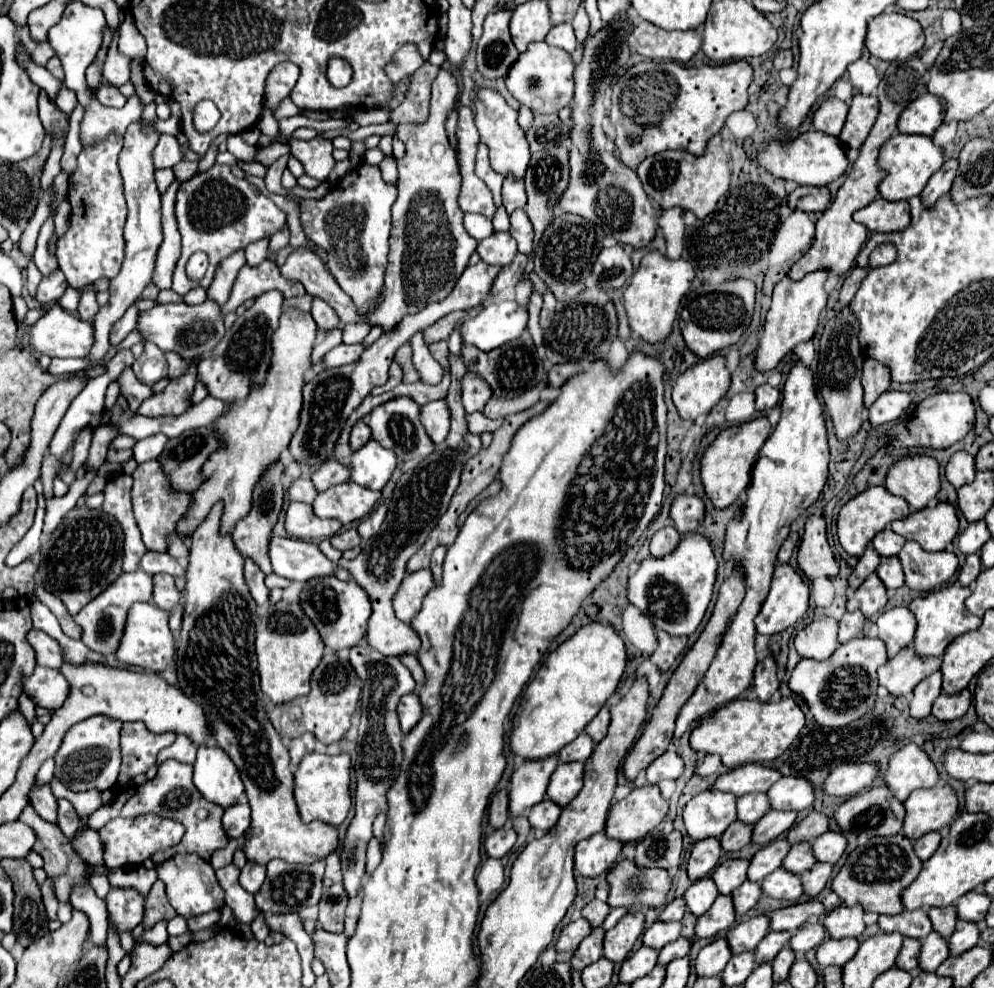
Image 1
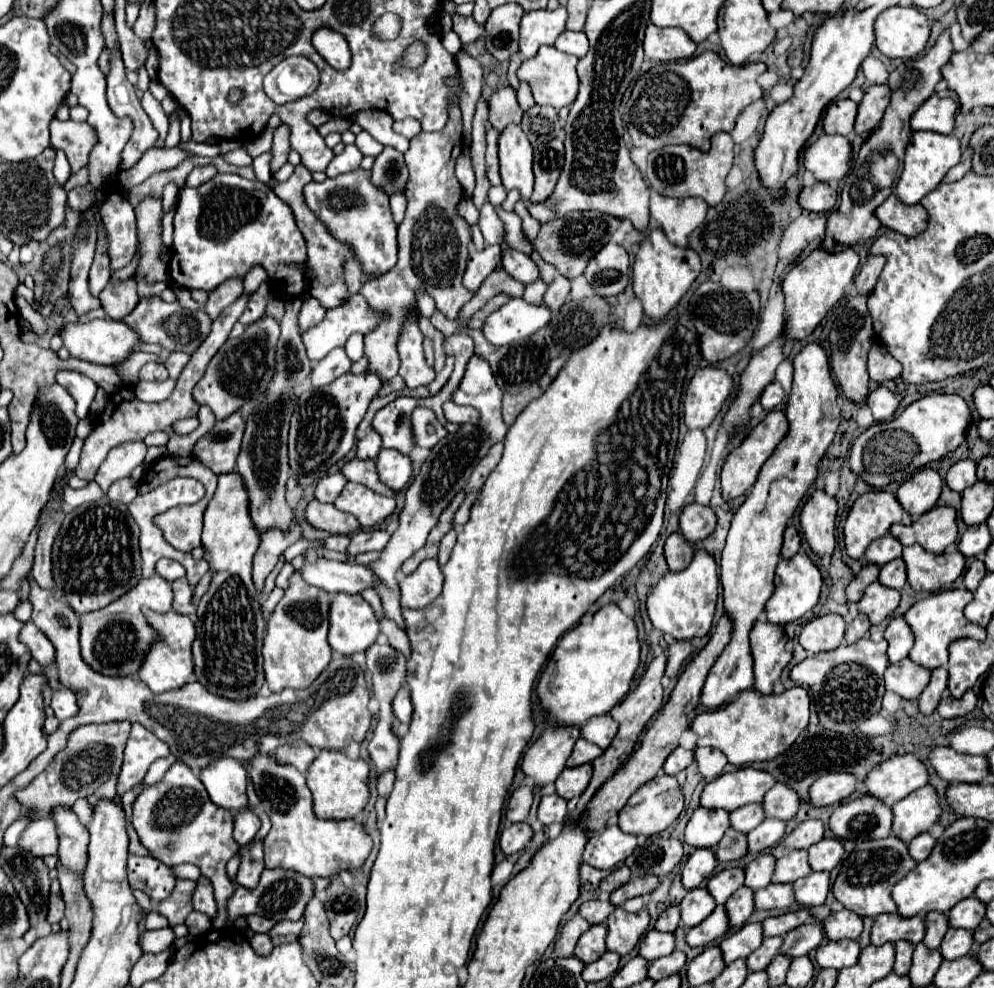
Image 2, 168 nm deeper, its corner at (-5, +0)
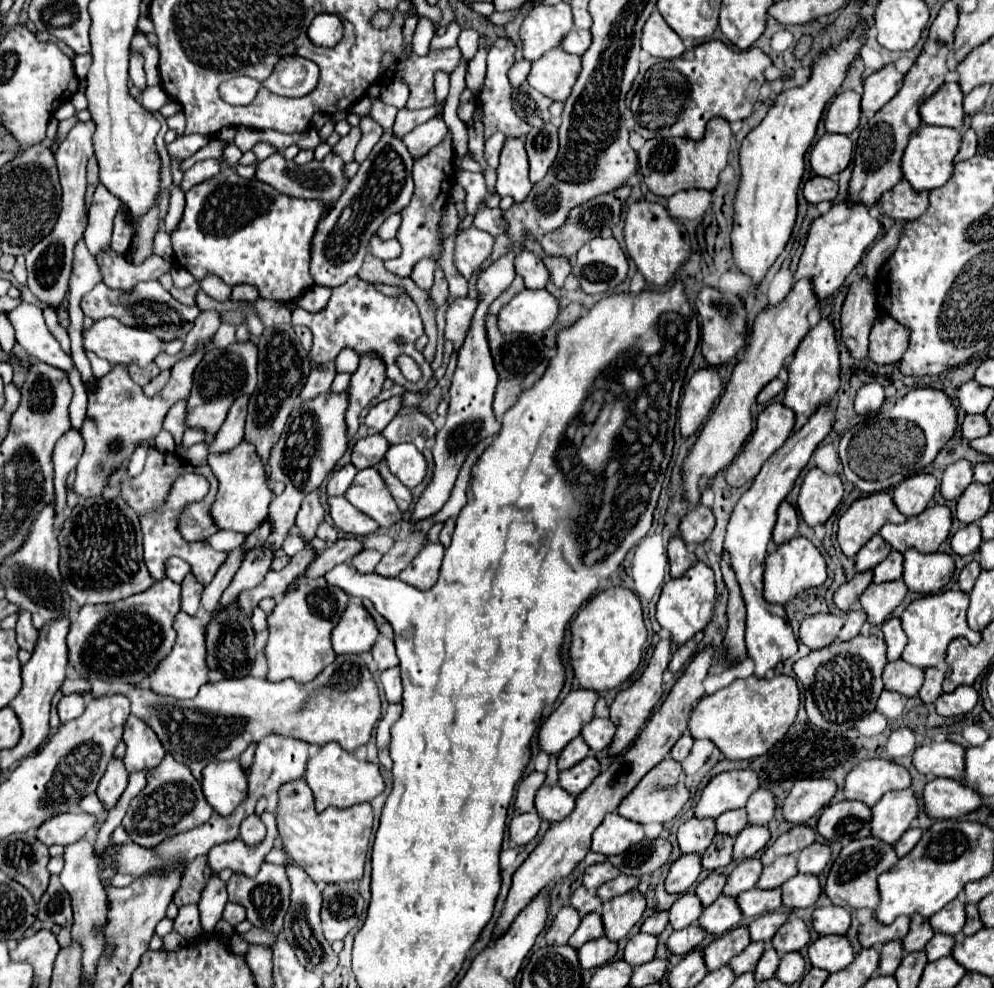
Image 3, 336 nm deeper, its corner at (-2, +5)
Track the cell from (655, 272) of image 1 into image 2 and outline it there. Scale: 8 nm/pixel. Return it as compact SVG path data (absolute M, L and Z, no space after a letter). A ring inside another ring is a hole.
M652 229L650 235L642 241L634 267L632 267L632 285L634 295L640 299L644 307L644 315L652 323L660 323L668 317L668 313L678 305L684 293L690 289L694 279L700 275L700 257L692 249L682 249L672 245L660 229Z

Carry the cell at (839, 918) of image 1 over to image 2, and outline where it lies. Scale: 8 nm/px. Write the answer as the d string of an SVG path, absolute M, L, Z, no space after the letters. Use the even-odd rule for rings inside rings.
M840 909L832 911L824 921L824 931L830 941L840 941L840 939L858 939L862 933L862 917L852 913L850 909Z

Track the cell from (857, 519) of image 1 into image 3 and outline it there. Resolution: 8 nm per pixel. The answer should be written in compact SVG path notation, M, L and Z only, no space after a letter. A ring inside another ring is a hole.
M875 492L855 500L839 518L837 542L845 556L853 558L883 524L901 524L905 516L897 510L889 492Z

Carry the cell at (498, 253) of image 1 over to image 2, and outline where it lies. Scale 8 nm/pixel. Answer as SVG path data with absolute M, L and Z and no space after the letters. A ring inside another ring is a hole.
M516 249L502 251L502 267L506 273L512 273L512 277L522 281L524 285L538 279L538 267L534 265L534 261Z

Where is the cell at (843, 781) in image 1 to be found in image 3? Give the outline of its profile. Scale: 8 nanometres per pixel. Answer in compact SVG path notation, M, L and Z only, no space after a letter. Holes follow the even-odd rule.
M829 778L797 780L783 802L783 818L791 824L805 824L809 818L813 818L829 804L835 792L837 786Z

